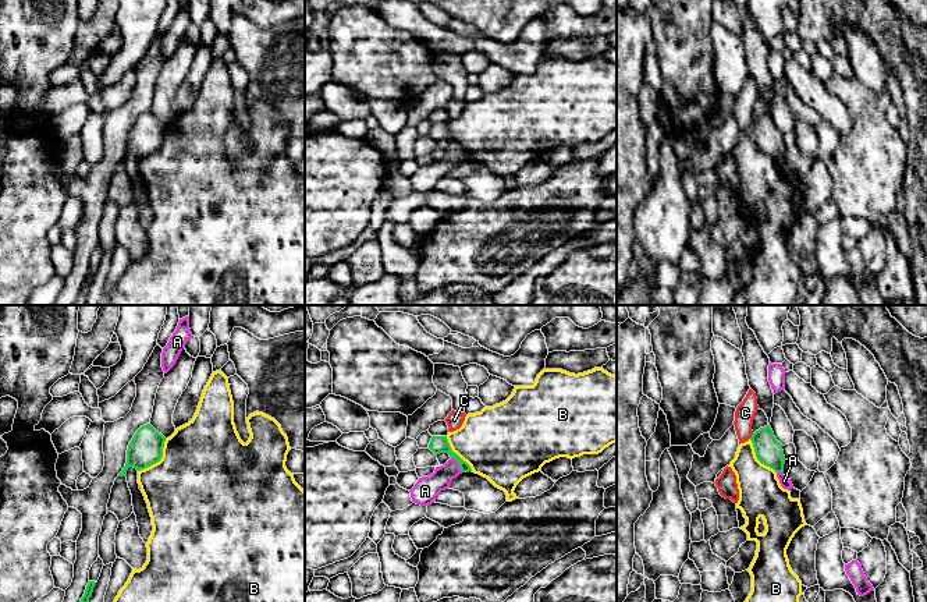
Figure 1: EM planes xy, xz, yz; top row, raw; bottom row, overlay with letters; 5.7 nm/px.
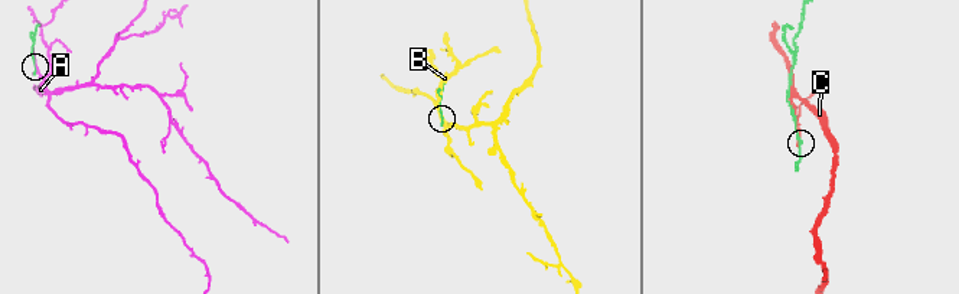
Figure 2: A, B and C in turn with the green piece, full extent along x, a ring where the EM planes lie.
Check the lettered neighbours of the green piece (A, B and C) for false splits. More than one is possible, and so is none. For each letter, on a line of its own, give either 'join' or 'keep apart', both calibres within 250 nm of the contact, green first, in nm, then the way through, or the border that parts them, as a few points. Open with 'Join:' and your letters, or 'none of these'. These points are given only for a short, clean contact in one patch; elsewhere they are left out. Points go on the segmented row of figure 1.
Join: none of these
A: keep apart; calibres 100 and 140 nm; border xz (451, 457), (462, 471)
B: keep apart; calibres 200 and 500 nm
C: keep apart; calibres 160 and 120 nm

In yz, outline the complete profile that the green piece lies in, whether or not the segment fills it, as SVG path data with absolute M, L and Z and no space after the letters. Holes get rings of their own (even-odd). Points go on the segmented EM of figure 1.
M770 425L760 428L750 438L757 460L772 468L775 472L784 472L785 456L782 445L774 436Z

